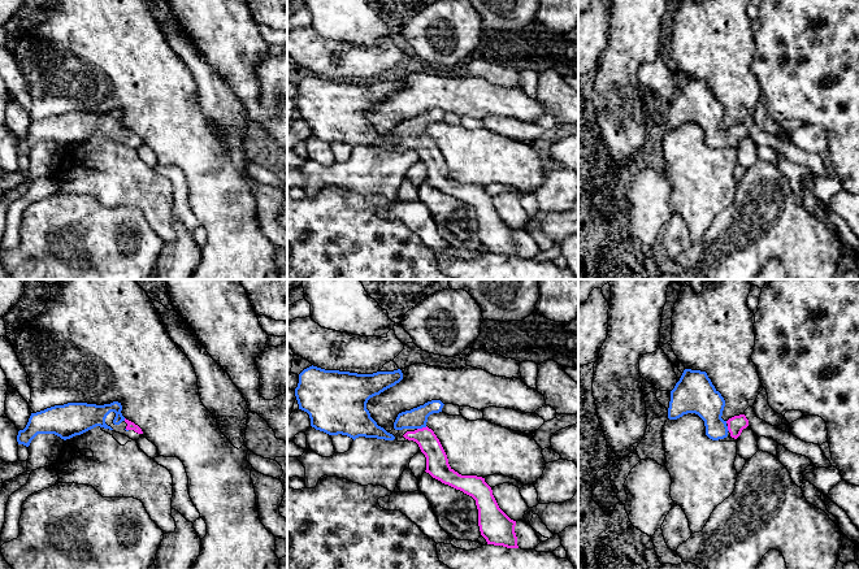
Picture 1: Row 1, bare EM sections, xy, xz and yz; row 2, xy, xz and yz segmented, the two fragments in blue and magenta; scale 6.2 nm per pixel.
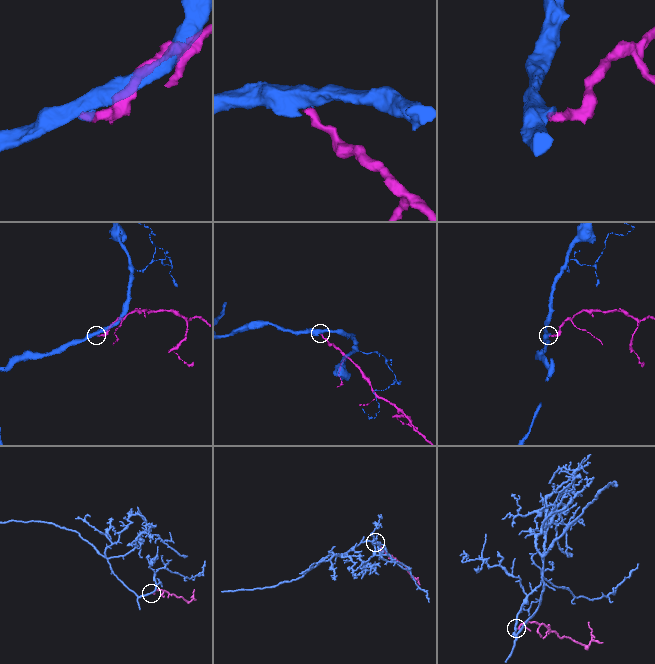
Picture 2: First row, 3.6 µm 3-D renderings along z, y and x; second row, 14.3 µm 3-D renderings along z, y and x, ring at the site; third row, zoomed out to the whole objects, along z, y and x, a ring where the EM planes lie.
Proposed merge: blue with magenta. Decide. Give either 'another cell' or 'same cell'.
same cell

